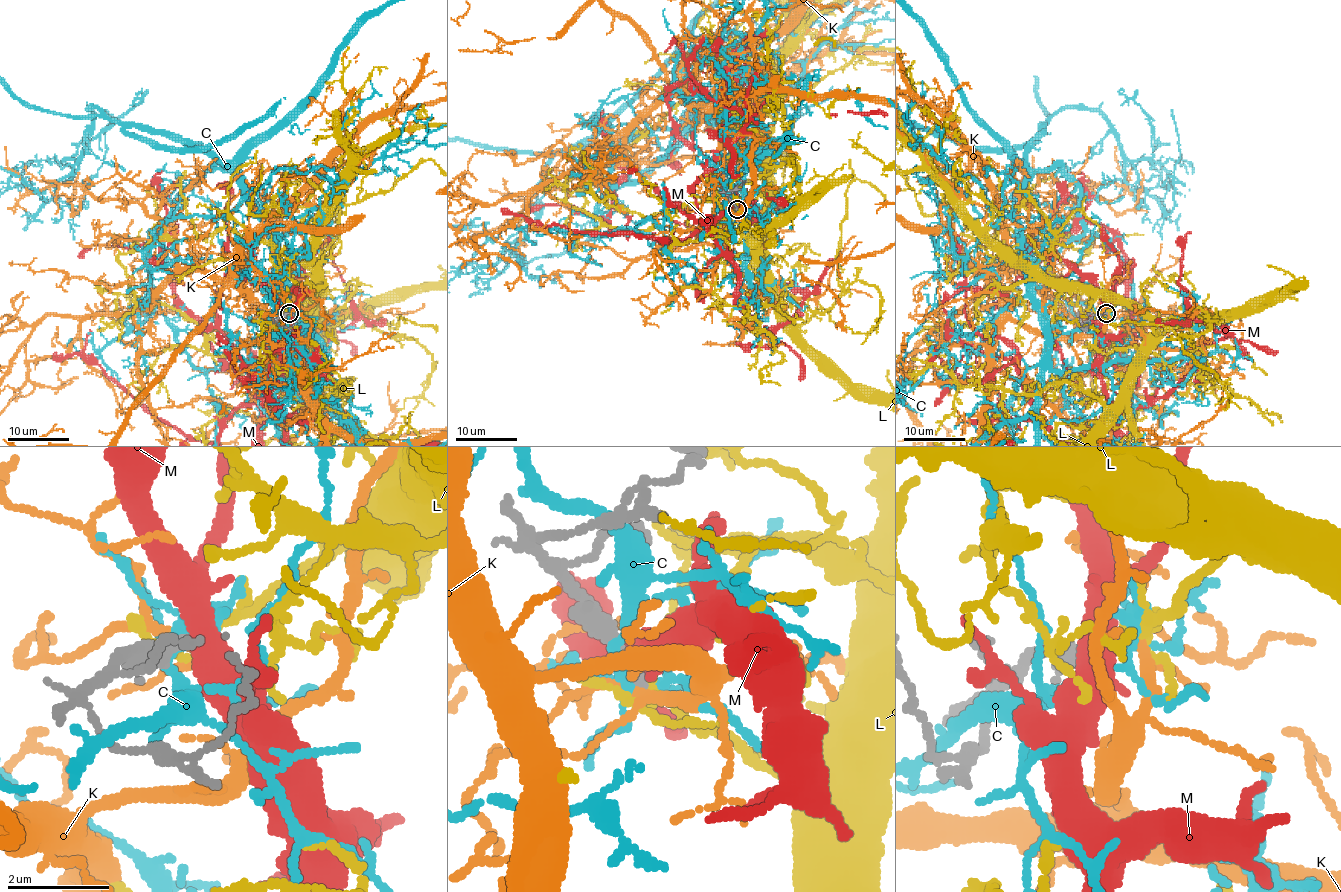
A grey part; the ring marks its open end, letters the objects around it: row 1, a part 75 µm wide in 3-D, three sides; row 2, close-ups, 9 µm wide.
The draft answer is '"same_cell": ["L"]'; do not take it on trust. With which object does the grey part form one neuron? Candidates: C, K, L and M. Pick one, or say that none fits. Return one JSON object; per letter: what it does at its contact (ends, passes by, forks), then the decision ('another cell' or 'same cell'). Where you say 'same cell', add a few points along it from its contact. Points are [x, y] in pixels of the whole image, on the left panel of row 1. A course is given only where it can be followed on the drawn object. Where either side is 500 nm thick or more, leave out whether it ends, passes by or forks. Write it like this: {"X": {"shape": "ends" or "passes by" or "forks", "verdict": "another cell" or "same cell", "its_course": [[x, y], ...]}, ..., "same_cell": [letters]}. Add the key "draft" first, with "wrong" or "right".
{"draft": "right", "C": {"shape": "forks", "verdict": "another cell"}, "K": {"shape": "forks", "verdict": "another cell"}, "L": {"shape": "forks", "verdict": "same cell"}, "M": {"shape": "forks", "verdict": "another cell"}, "same_cell": ["L"]}

